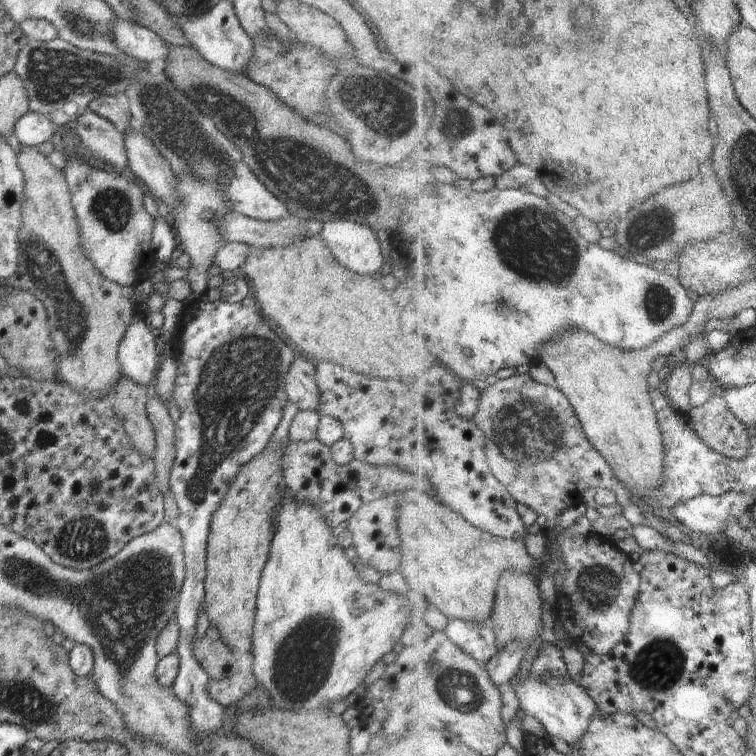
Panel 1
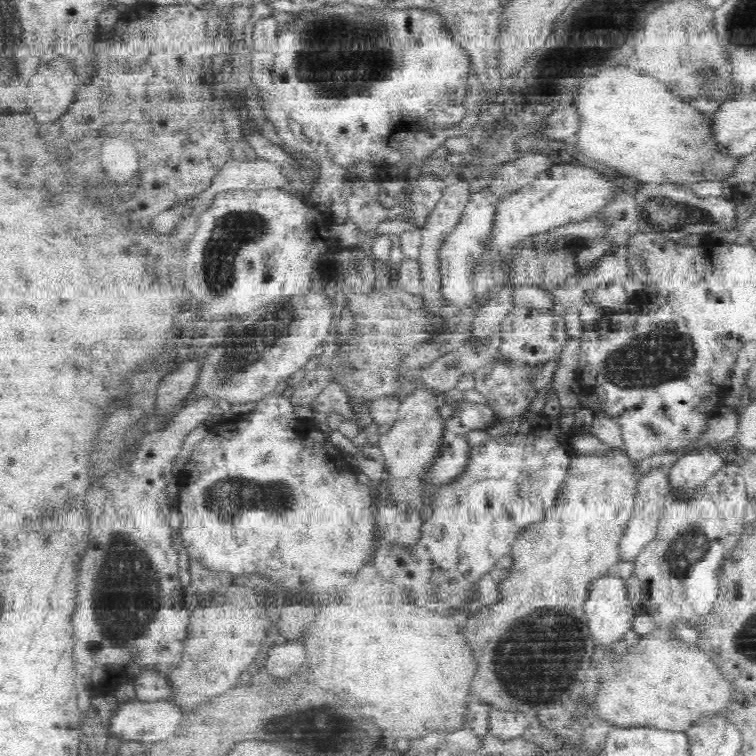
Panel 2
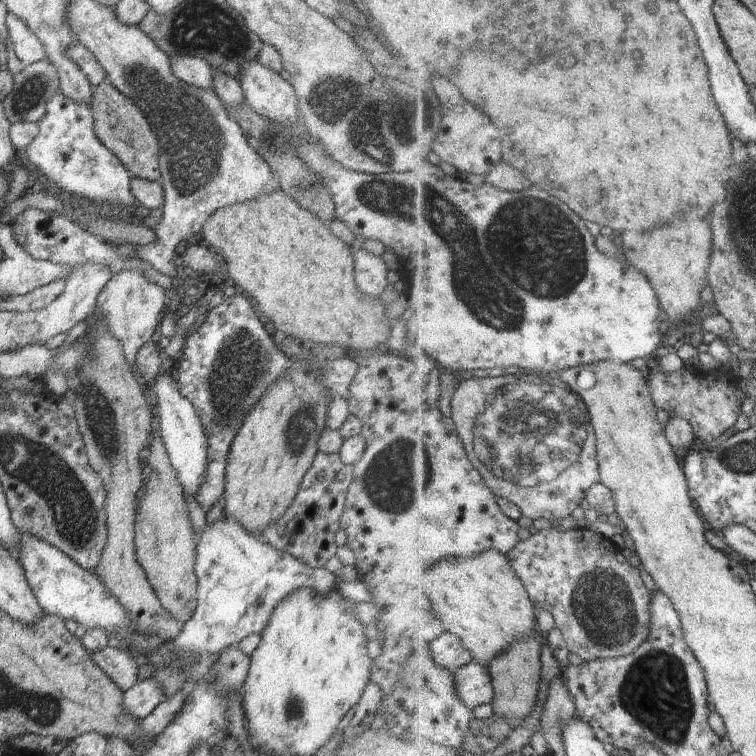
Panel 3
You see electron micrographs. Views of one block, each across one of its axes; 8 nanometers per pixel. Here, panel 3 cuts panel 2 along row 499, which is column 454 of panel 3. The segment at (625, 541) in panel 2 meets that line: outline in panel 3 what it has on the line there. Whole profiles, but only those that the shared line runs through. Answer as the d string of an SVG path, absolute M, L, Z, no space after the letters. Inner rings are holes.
M445 631L433 641L432 650L438 664L458 670L475 660L460 636L450 631Z

